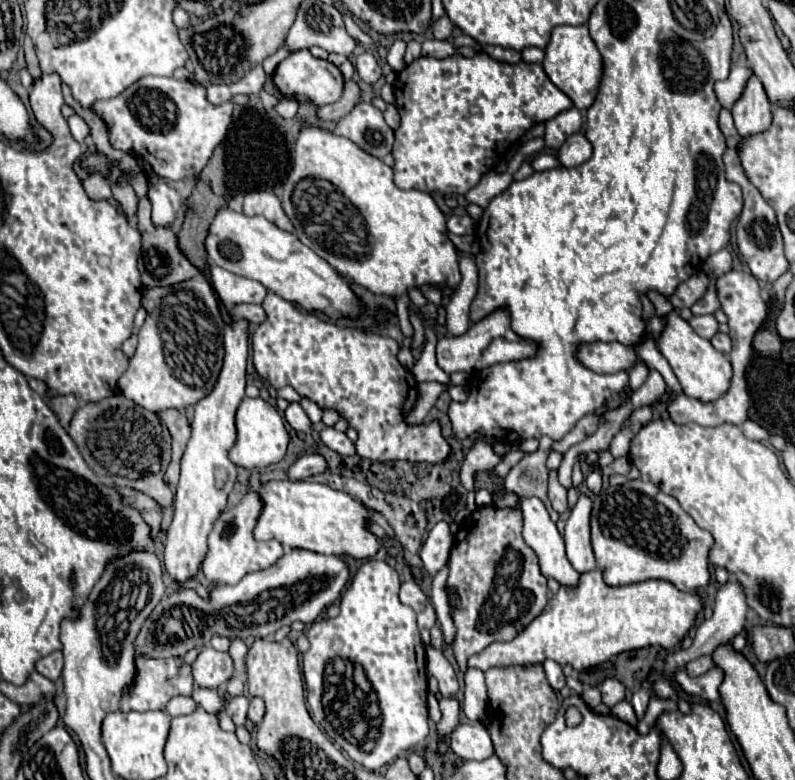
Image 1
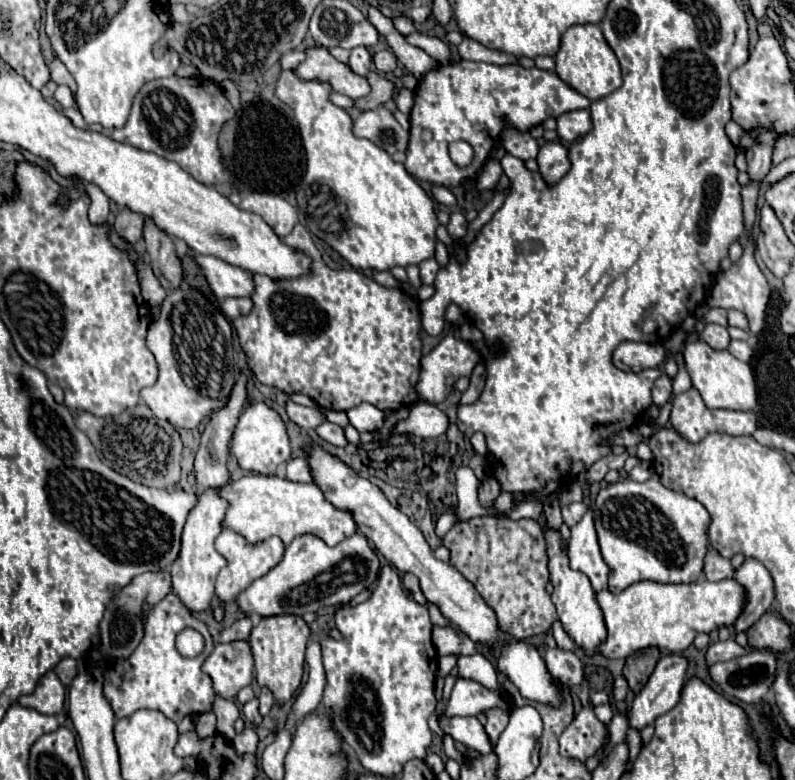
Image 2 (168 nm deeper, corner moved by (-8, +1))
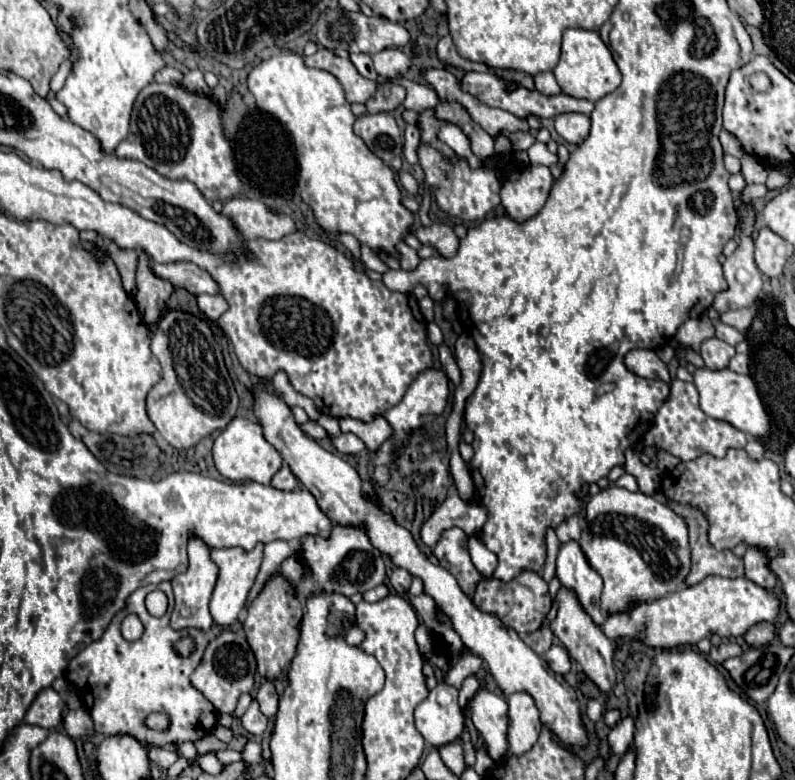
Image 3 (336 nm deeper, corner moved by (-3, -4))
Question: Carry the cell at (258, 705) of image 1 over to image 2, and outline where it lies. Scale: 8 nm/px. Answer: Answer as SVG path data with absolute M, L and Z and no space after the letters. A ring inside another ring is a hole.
M262 688L262 692L260 692L260 714L262 716L268 716L268 712L270 712L270 708L272 708L272 704L274 704L274 694L268 690L268 688Z

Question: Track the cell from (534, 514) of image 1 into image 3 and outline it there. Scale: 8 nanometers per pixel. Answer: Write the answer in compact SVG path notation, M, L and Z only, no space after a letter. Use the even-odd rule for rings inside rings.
M561 587L557 593L557 615L549 621L549 629L553 635L567 647L569 655L583 667L585 675L603 691L607 693L615 685L615 671L613 671L613 643L603 635L601 627L585 613L573 589Z

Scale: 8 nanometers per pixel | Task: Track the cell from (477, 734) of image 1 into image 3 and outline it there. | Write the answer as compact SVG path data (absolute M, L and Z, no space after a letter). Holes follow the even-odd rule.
M443 681L415 709L415 725L433 747L447 745L463 735L465 719L457 703L457 689Z

